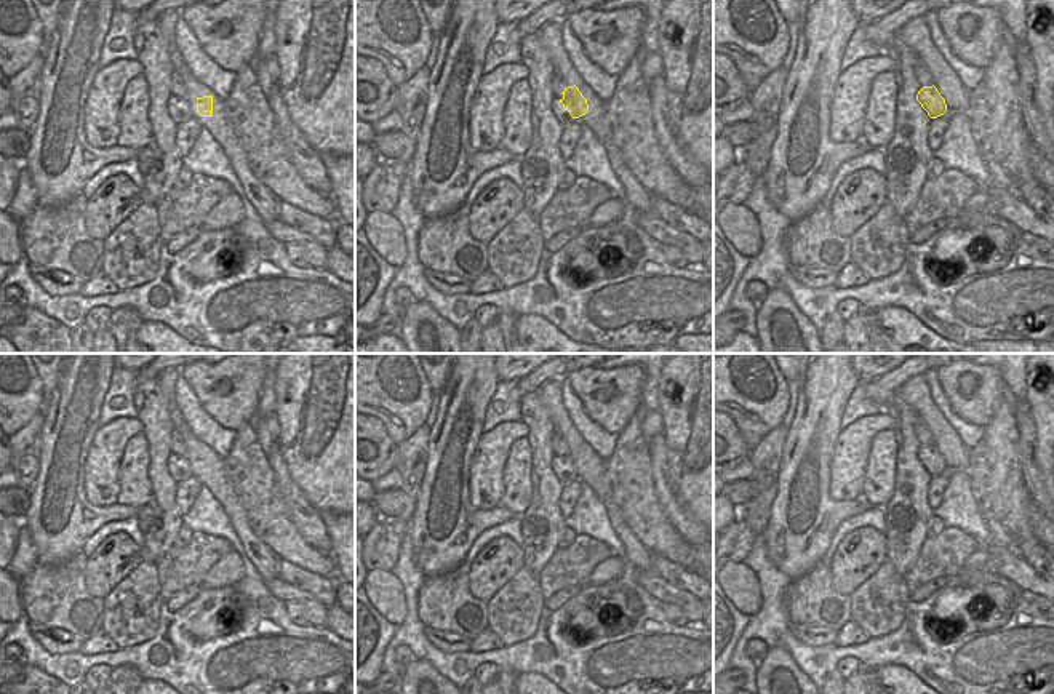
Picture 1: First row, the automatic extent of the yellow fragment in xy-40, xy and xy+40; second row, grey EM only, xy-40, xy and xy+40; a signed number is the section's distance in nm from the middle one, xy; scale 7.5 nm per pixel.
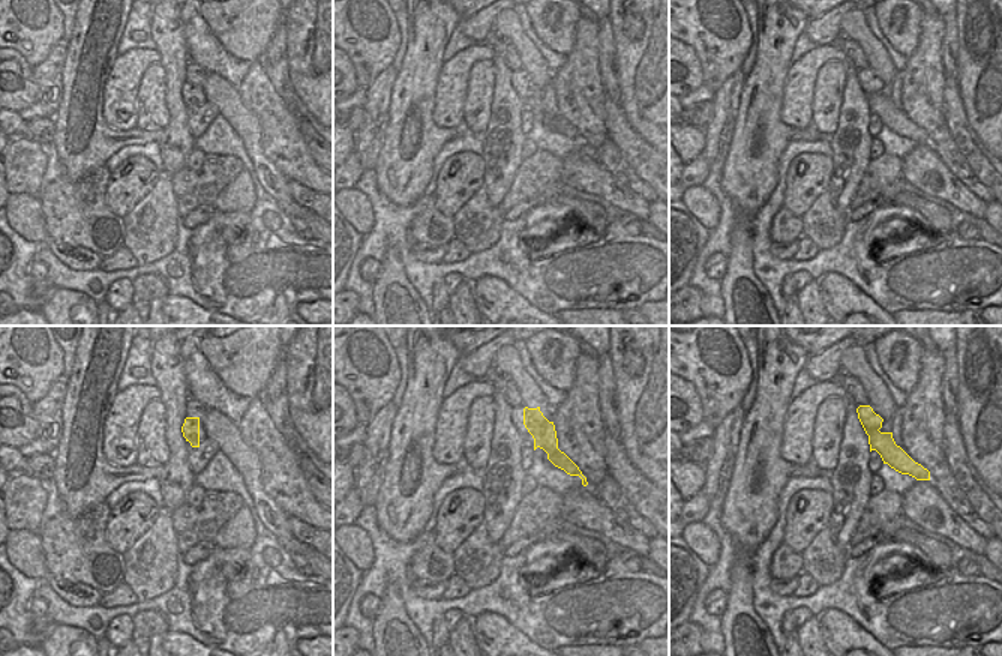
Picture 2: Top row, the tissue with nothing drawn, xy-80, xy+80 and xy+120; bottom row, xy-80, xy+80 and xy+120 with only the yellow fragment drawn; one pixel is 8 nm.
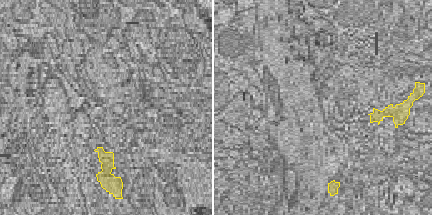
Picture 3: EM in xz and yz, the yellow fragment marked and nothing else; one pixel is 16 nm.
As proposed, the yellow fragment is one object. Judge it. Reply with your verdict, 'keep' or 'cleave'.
cleave

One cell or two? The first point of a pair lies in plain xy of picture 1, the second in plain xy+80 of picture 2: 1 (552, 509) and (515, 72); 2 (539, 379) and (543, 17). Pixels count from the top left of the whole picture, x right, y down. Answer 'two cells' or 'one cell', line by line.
1: two cells
2: two cells

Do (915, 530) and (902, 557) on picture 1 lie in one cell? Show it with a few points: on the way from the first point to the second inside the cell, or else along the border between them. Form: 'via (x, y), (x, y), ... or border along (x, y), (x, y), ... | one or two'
via (909, 536), (909, 542), (902, 550) | one

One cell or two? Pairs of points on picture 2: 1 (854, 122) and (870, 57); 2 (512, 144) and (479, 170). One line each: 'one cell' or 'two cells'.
1: two cells
2: two cells

